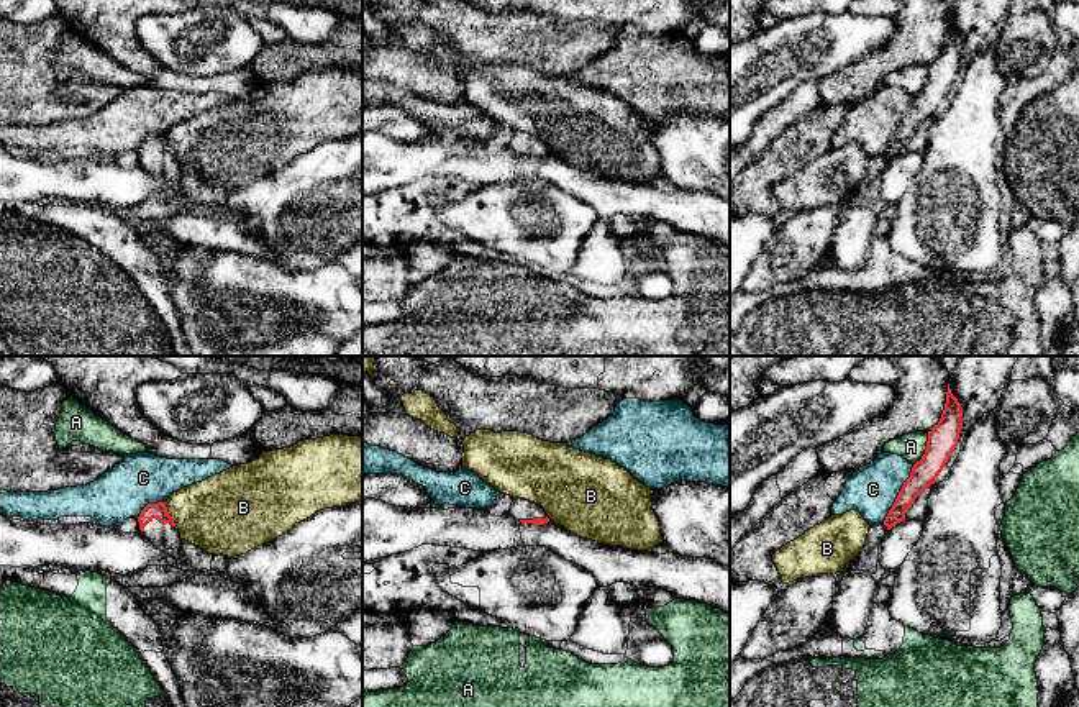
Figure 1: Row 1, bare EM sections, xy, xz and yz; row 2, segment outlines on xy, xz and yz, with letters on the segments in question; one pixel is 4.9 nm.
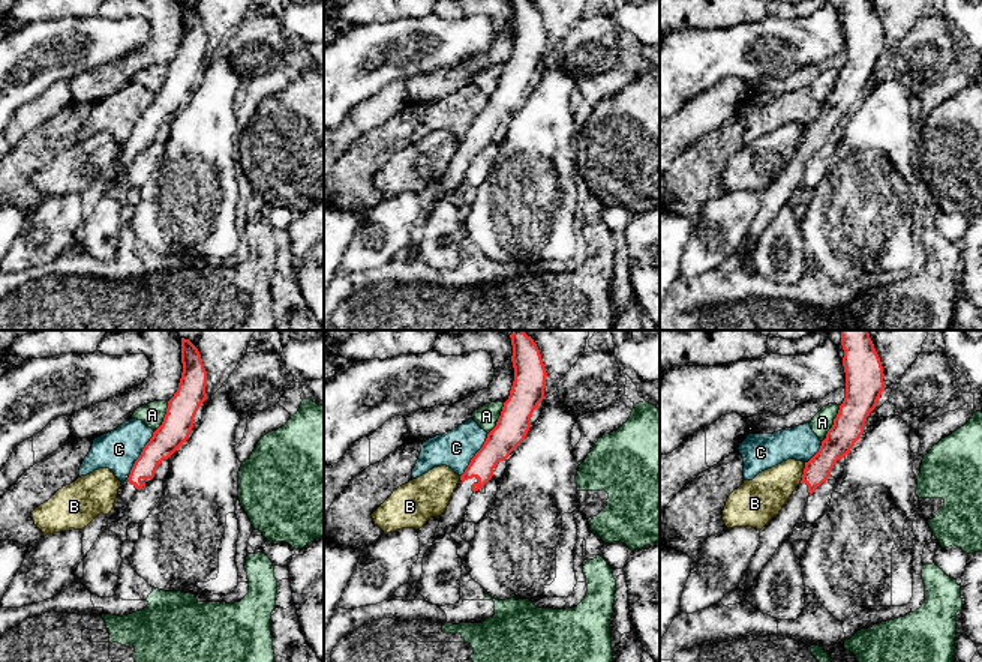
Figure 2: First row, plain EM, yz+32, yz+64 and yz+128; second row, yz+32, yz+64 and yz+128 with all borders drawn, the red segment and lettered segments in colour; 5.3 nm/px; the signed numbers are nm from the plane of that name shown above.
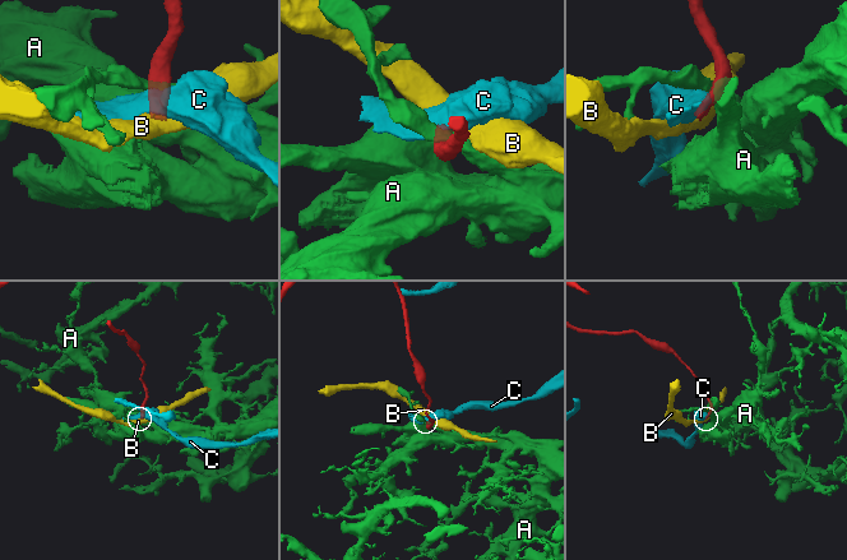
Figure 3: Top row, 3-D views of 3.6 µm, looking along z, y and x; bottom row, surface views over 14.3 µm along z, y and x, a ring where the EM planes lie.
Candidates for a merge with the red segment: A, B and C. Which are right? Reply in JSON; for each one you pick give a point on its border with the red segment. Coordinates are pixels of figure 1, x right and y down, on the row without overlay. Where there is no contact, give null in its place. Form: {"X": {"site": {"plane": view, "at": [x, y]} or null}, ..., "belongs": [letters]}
{"belongs": []}

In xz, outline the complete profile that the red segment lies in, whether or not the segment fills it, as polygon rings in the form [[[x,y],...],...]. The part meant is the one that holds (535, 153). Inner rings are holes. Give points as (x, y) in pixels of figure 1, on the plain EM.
[[[513,131],[508,146],[521,156],[544,157],[549,154],[541,138],[525,131]]]

